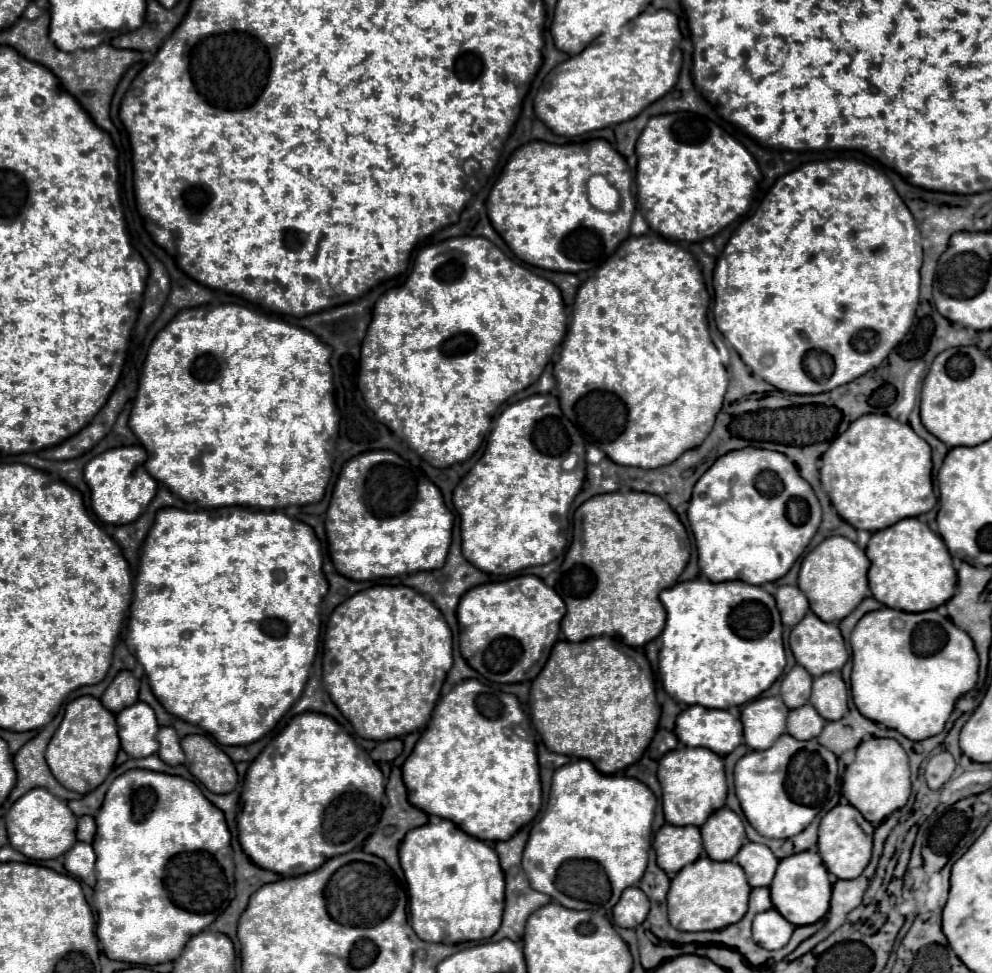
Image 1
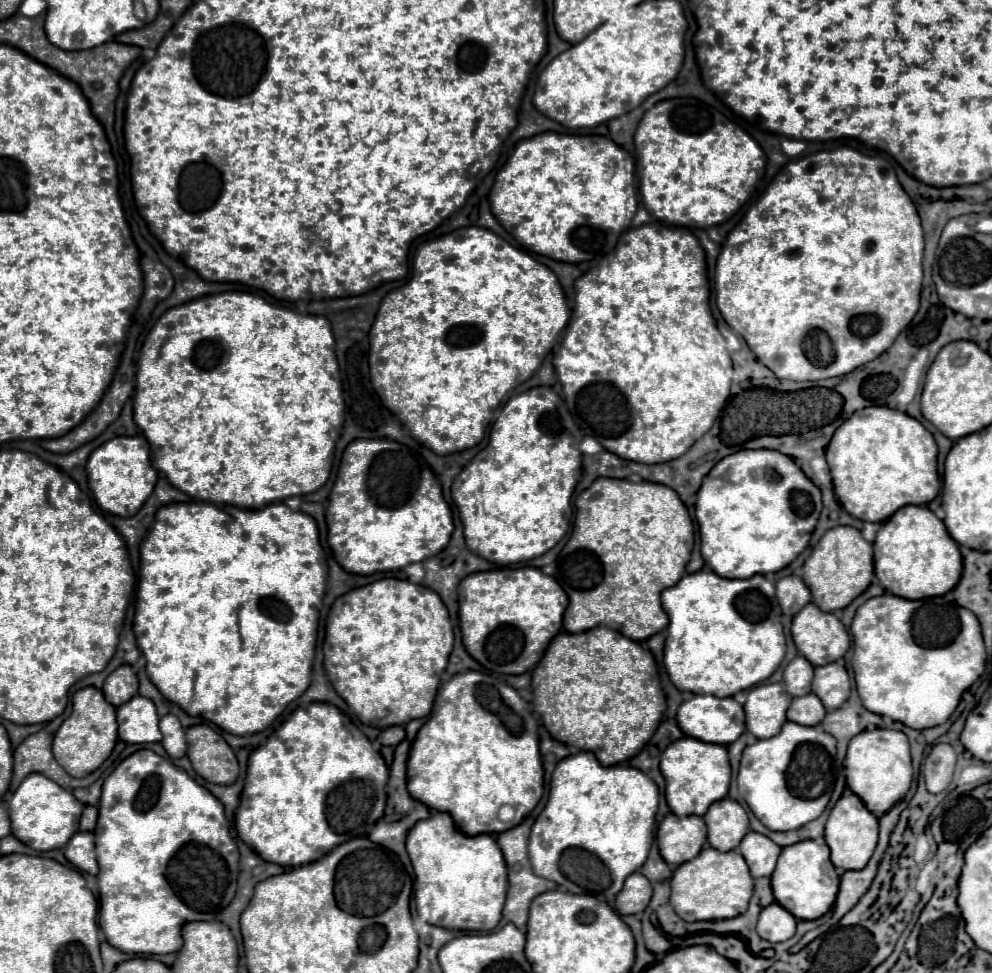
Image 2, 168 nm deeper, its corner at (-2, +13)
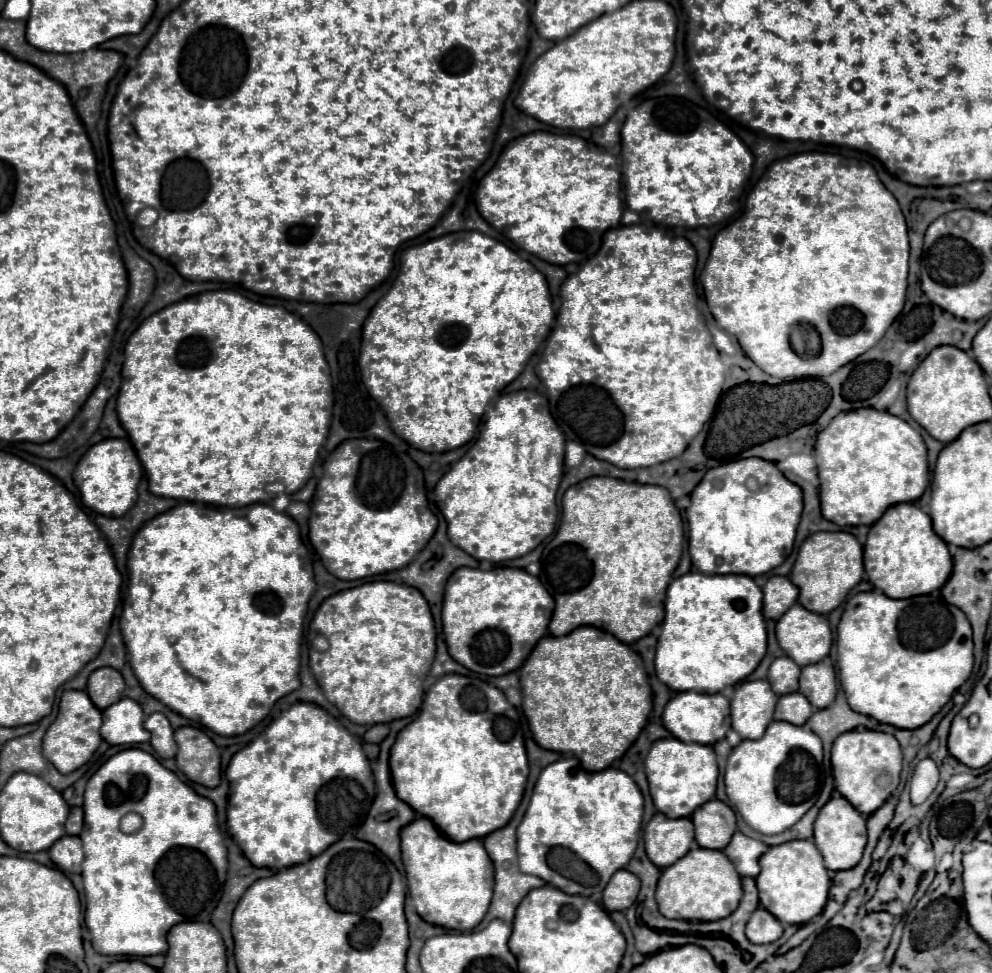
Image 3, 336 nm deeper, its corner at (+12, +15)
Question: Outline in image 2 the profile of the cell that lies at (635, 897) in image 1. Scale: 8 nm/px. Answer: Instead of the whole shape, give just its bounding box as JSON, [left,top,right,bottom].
[616,872,652,914]

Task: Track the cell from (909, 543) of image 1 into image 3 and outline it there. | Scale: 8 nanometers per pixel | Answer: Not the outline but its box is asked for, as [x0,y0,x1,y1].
[864,504,952,598]

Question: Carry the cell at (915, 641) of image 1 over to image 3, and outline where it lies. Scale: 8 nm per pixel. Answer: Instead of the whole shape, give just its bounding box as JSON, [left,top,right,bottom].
[835,590,974,728]

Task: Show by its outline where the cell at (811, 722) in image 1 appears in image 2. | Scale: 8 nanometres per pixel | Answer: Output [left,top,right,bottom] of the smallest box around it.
[788,694,826,726]

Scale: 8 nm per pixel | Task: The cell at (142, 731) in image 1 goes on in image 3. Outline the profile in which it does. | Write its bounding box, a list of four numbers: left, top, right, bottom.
[100,698,148,744]

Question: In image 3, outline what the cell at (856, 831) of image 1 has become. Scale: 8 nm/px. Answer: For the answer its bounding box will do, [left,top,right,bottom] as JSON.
[814,796,866,870]

